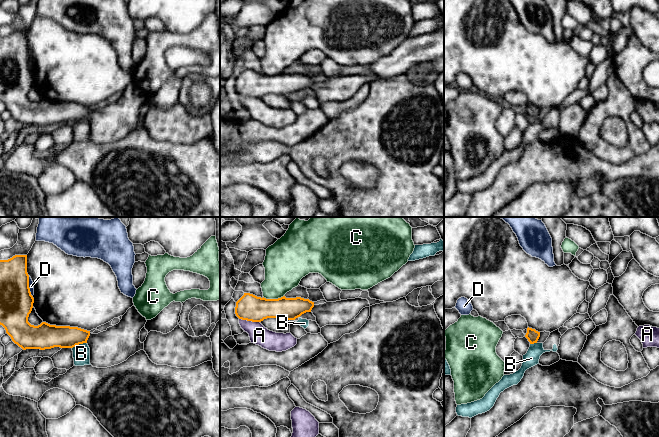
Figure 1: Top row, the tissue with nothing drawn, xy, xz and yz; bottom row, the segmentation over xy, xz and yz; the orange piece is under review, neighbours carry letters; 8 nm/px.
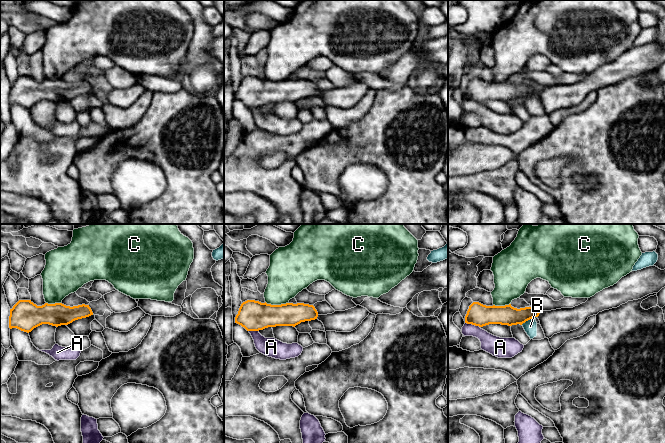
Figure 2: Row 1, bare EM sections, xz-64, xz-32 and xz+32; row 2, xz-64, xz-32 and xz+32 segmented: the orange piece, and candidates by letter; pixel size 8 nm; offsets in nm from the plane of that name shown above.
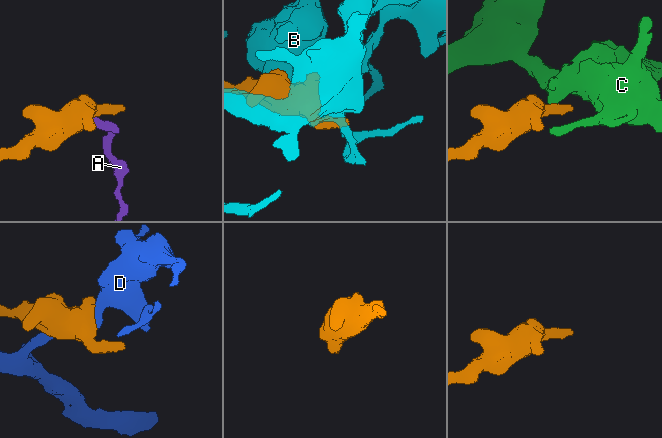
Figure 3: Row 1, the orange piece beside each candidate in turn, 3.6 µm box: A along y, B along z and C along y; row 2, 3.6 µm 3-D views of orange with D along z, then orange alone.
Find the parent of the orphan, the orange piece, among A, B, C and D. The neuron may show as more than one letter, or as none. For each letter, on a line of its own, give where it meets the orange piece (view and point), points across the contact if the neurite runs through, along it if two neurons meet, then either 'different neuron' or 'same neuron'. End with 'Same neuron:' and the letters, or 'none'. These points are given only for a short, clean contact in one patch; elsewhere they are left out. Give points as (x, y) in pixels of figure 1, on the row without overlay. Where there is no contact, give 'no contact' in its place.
A: meets orange in xz at (249, 96); border along xz (239, 94), (259, 98); different neuron
B: meets orange in xy at (79, 119); different neuron
C: meets orange in xz at (273, 75); border along xz (284, 71), (278, 74), (263, 73); different neuron
D: meets orange in xy at (28, 62); different neuron
Same neuron: none

